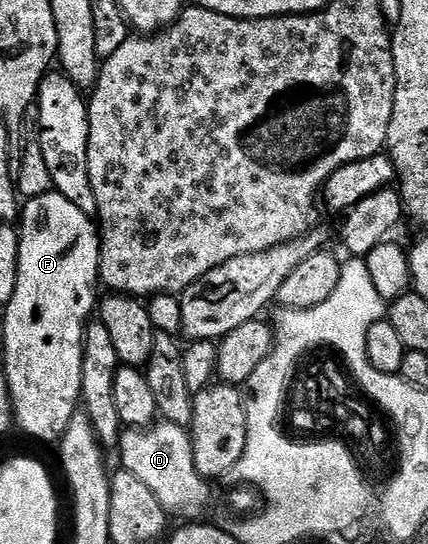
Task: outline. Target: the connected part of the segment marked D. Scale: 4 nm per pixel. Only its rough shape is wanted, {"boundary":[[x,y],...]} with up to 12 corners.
{"boundary":[[185,427],[126,428],[116,450],[167,515],[201,519],[211,483]]}

